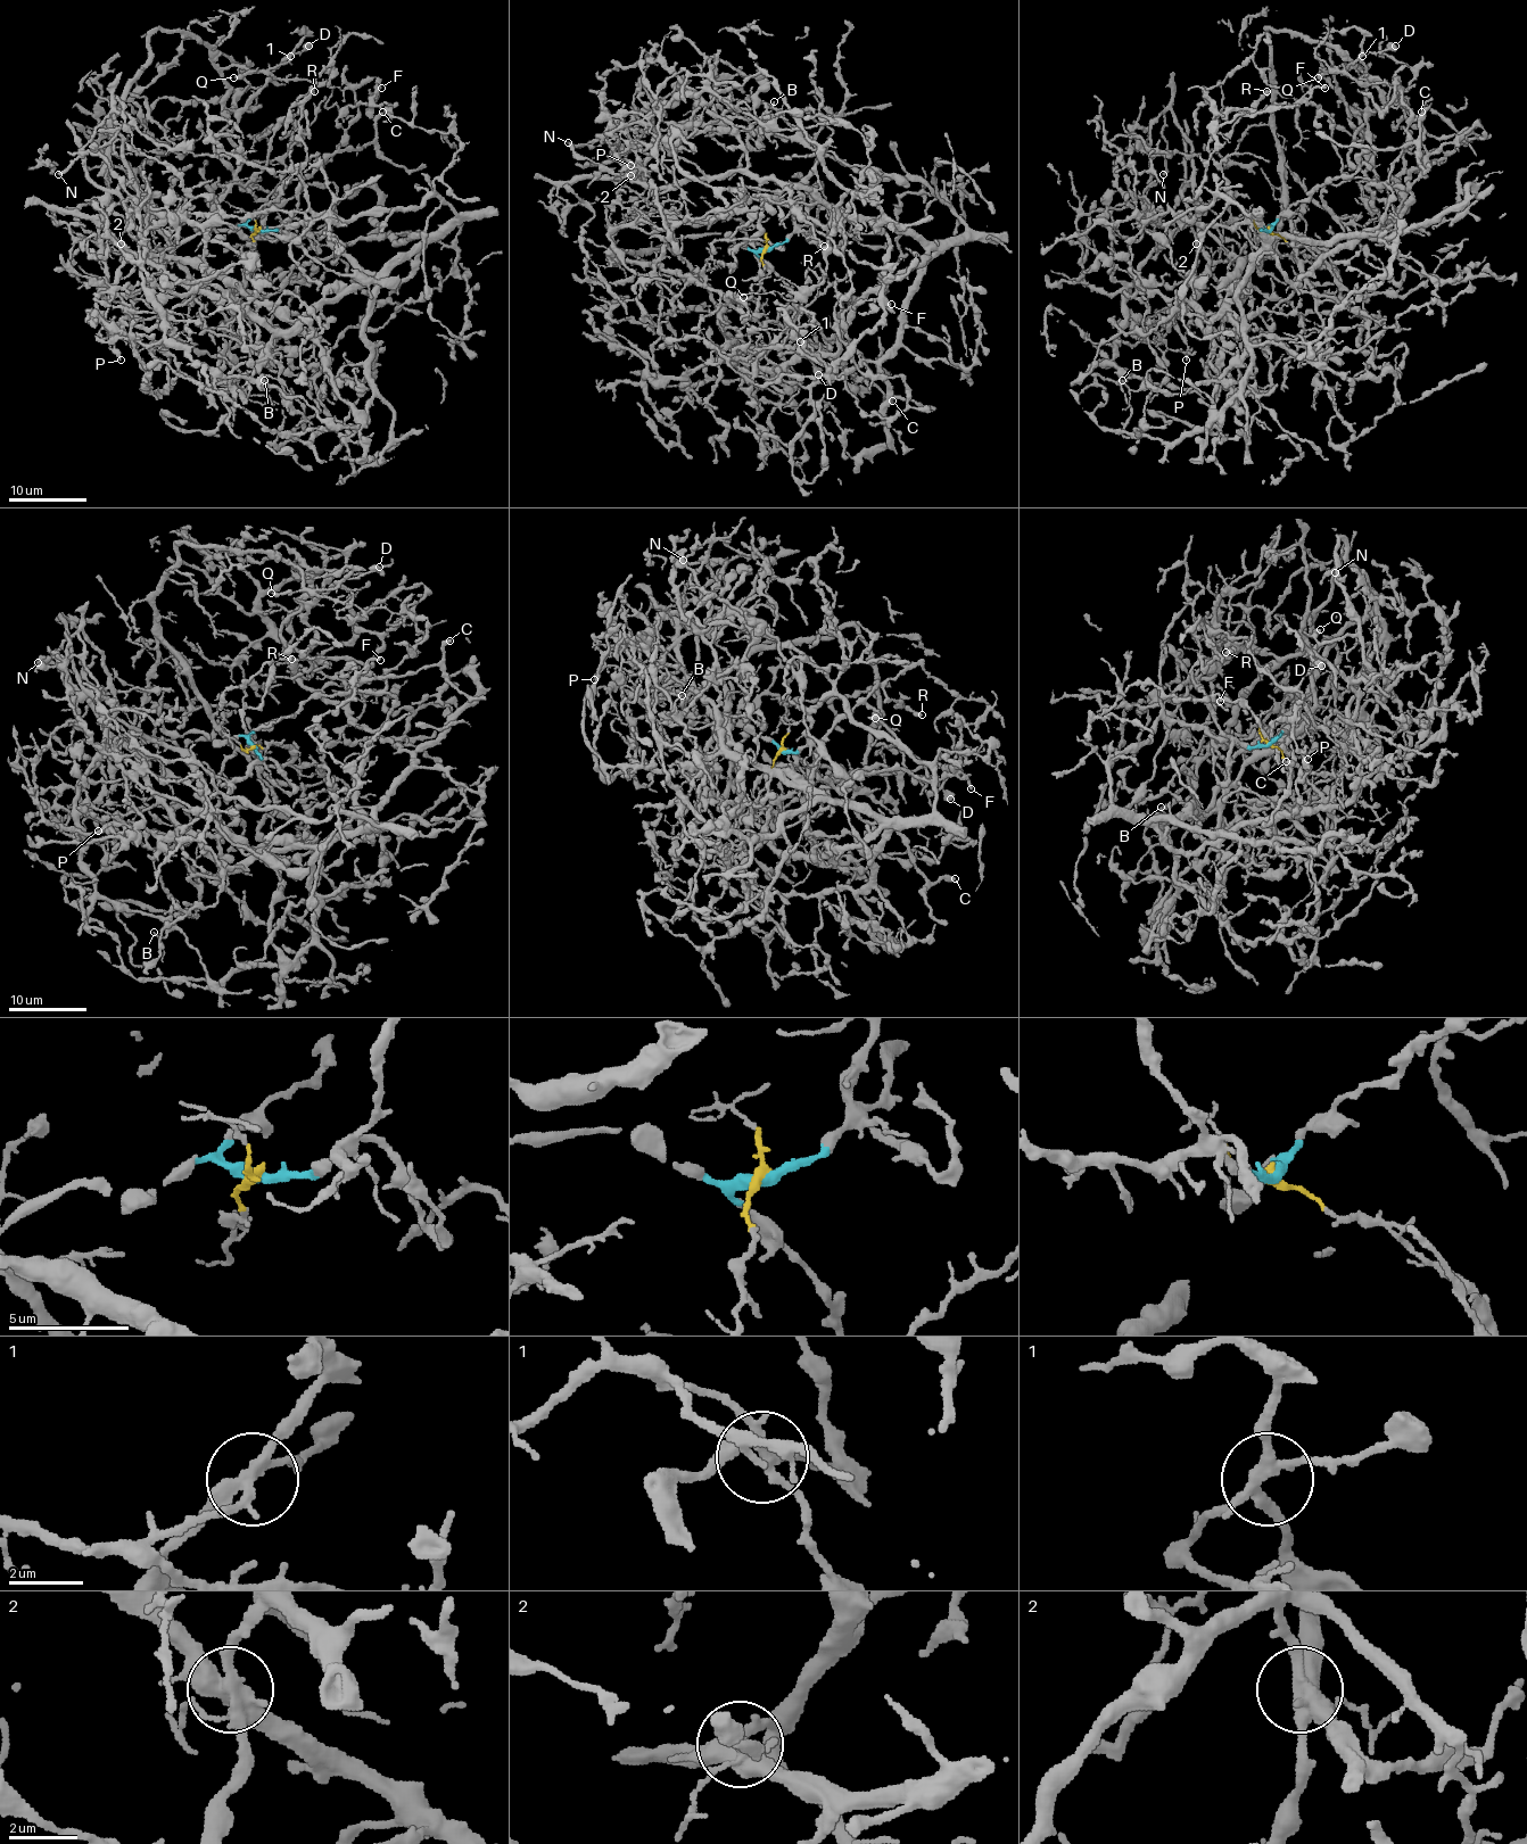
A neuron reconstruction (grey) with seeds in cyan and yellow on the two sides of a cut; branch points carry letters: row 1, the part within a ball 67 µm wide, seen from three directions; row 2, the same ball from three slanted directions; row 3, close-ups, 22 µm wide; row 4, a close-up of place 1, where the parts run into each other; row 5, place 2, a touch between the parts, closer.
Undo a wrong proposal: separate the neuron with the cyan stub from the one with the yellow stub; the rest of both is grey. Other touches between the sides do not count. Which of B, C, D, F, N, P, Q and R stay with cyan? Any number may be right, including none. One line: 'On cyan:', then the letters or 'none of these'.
On cyan: C, F, R

